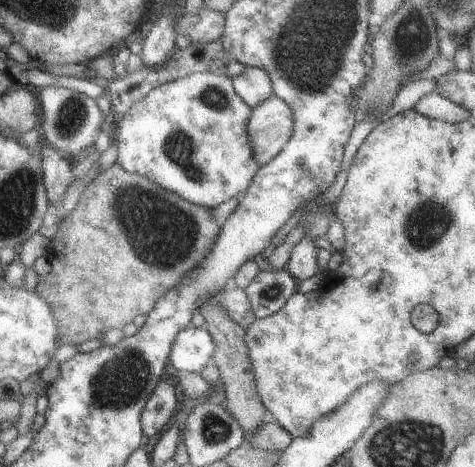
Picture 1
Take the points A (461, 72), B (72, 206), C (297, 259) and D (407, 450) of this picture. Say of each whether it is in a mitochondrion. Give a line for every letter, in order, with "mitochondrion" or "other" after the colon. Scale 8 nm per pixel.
A: other
B: other
C: other
D: mitochondrion

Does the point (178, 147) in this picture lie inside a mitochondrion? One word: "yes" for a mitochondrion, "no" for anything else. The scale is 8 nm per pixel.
yes

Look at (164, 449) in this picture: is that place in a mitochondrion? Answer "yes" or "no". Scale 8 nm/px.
no

